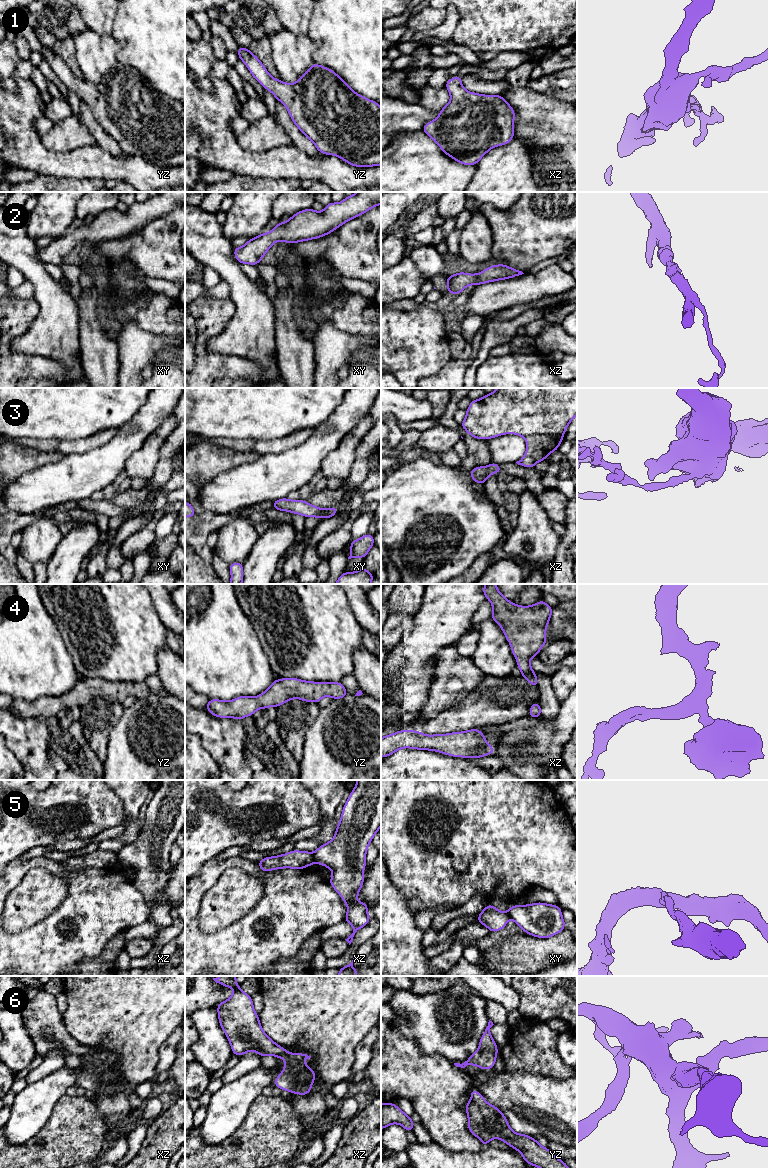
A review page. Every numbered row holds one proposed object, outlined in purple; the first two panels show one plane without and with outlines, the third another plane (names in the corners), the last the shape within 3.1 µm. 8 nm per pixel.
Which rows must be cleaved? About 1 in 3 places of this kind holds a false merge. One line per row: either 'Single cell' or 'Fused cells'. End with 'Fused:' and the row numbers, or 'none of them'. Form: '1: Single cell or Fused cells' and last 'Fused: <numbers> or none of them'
1: Single cell
2: Single cell
3: Fused cells
4: Single cell
5: Fused cells
6: Single cell
Fused: 3, 5

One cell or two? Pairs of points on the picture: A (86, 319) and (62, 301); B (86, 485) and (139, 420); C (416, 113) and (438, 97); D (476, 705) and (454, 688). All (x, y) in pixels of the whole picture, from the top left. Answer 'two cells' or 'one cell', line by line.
A: two cells
B: one cell
C: two cells
D: two cells

